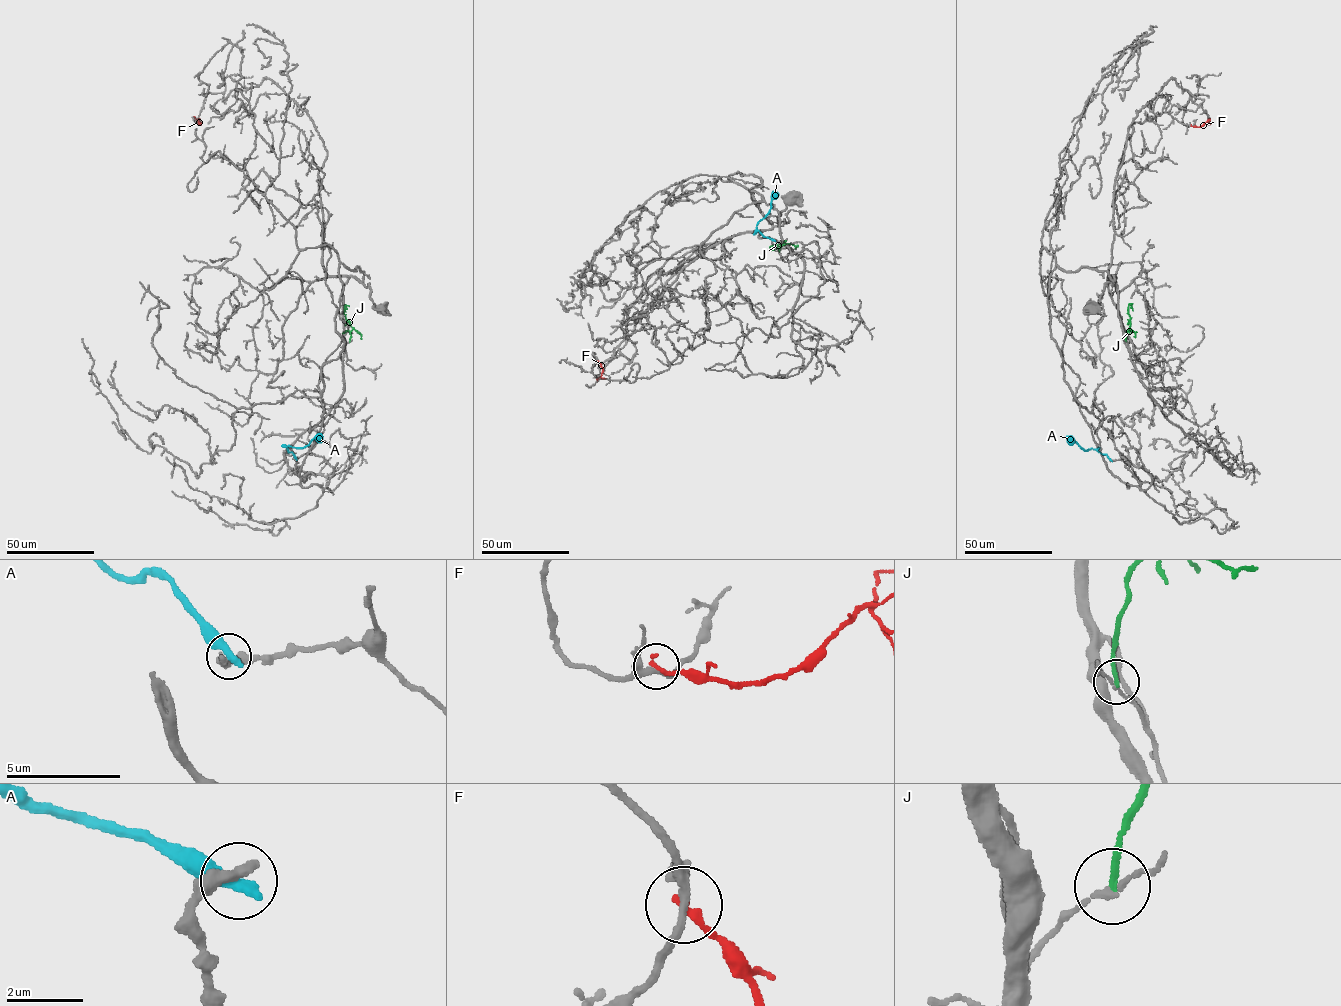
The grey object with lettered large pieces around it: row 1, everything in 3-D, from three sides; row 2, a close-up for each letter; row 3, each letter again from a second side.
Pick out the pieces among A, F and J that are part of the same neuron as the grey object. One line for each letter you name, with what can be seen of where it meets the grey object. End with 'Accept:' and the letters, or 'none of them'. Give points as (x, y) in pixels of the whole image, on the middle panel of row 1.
Accept: none of them

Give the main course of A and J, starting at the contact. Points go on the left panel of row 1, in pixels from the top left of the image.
A: (296, 459), (286, 447), (304, 447), (321, 433)
J: (349, 342), (354, 328), (346, 320), (346, 311)

